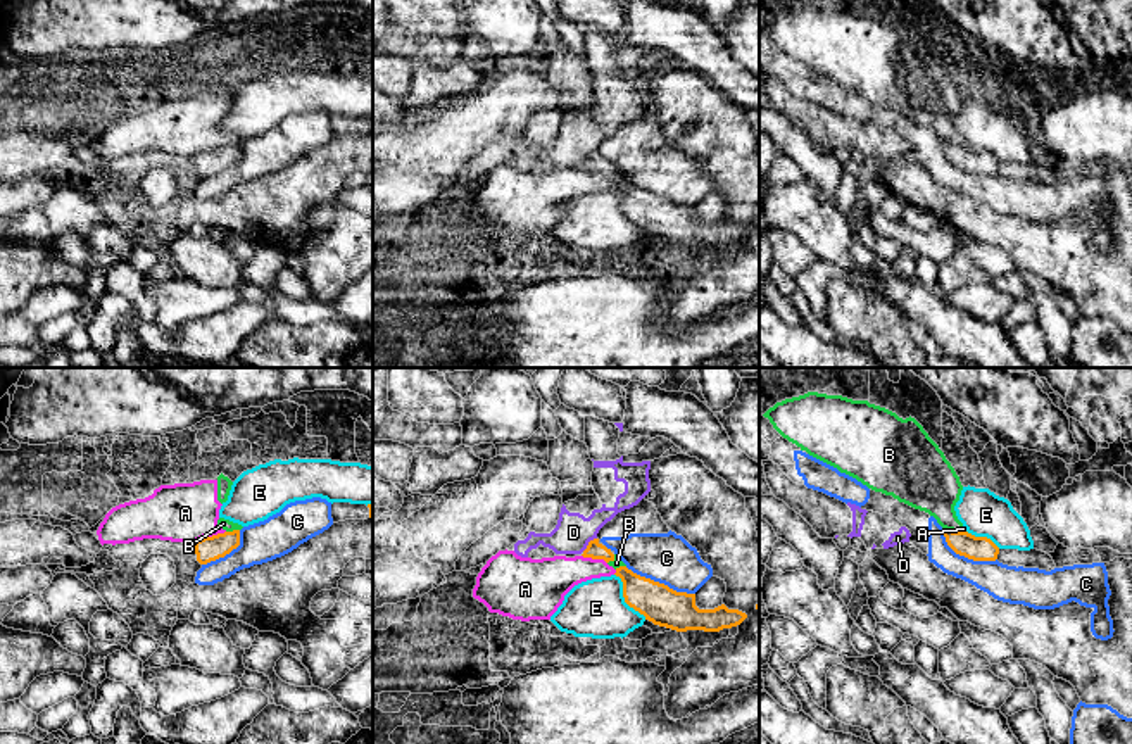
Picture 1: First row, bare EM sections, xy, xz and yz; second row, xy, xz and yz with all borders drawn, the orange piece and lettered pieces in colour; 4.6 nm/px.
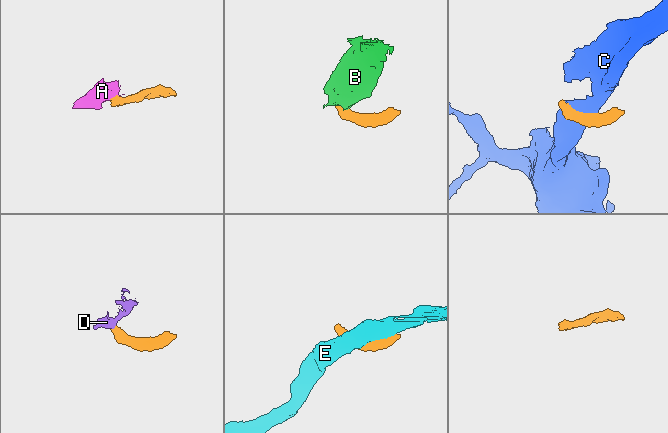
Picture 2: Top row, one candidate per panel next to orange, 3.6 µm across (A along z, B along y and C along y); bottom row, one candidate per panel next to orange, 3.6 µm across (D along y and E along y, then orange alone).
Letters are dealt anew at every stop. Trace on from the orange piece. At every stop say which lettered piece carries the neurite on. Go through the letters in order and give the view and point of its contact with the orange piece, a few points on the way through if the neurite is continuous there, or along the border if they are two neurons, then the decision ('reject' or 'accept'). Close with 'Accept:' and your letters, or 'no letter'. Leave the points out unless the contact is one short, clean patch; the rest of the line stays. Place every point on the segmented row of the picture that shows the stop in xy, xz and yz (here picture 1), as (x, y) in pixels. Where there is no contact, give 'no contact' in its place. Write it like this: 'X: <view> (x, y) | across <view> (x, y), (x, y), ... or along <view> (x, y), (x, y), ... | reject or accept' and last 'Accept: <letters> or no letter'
A: xy (209, 537) | along xy (225, 530), (204, 535), (194, 544) | reject
B: xy (233, 530) | along xy (238, 529), (226, 532) | reject
C: xz (658, 582) | reject
D: xz (589, 544) | along xz (596, 537), (582, 551) | reject
E: xz (623, 596) | reject
Accept: no letter

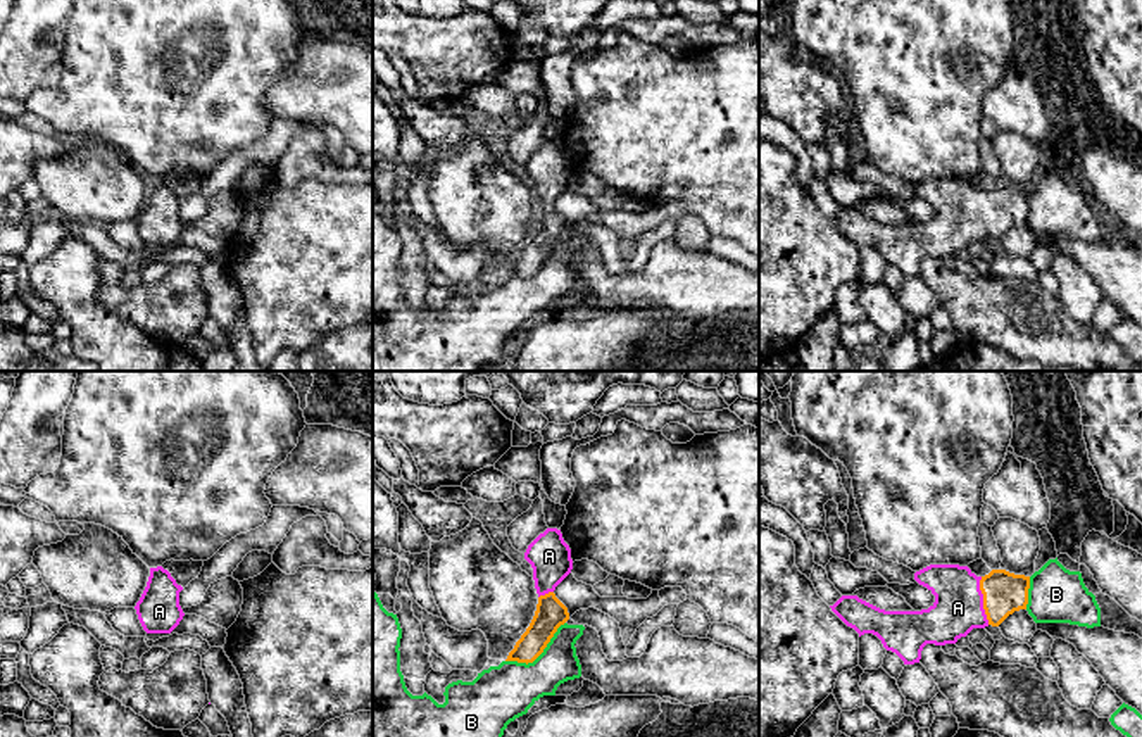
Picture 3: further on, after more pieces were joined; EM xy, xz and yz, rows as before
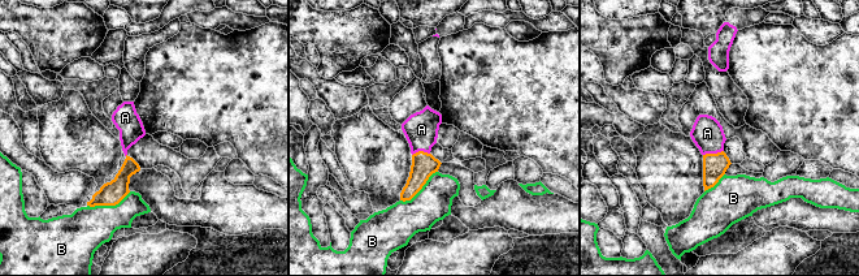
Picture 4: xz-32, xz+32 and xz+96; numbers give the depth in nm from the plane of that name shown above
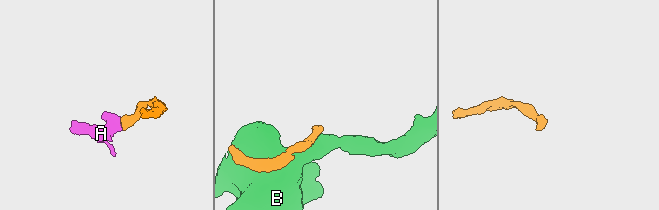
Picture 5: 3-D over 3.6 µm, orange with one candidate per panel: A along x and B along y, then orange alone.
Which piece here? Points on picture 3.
A: yz (984, 601) | across yz (1004, 592), (984, 601), (965, 601), (958, 608) | accept
B: xz (539, 655) | reject
Accept: A

